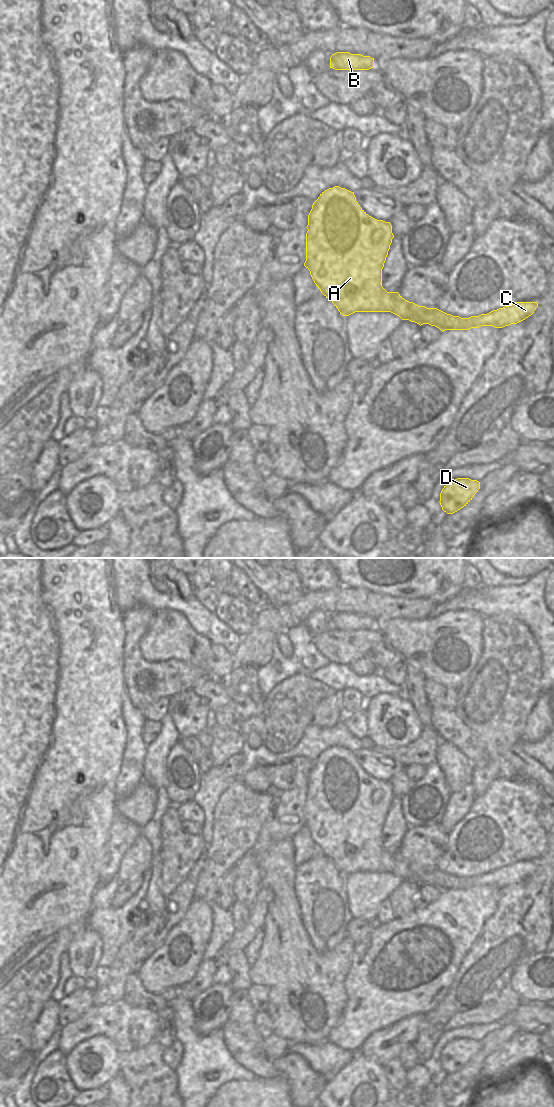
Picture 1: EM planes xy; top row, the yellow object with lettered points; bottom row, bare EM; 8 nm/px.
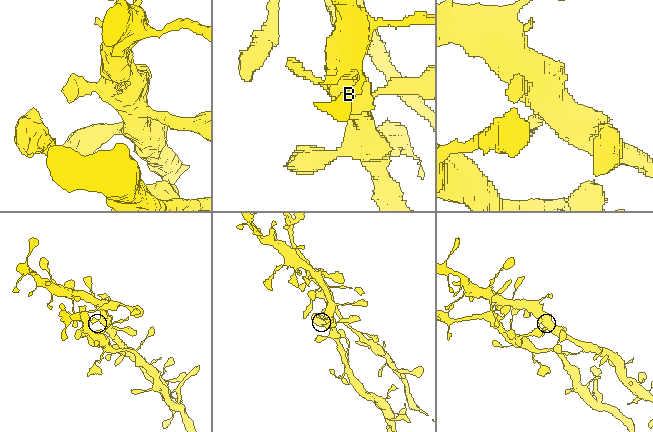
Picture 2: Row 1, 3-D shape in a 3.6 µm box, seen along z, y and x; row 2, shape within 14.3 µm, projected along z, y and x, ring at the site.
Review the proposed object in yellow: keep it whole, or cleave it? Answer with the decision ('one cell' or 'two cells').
one cell

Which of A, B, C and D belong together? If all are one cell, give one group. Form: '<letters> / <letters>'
A B C D

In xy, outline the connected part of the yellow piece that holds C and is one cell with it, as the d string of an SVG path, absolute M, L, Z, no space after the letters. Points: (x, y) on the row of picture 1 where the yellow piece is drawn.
M335 186L322 192L308 215L306 233L306 261L304 266L320 289L343 316L355 312L391 312L402 320L420 326L429 324L445 330L469 330L481 326L503 328L517 324L531 316L537 302L515 302L487 314L461 318L437 308L419 306L405 300L398 292L387 292L382 287L382 269L394 235L390 222L369 216L358 204L354 192Z

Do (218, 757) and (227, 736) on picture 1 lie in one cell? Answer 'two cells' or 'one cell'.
one cell

